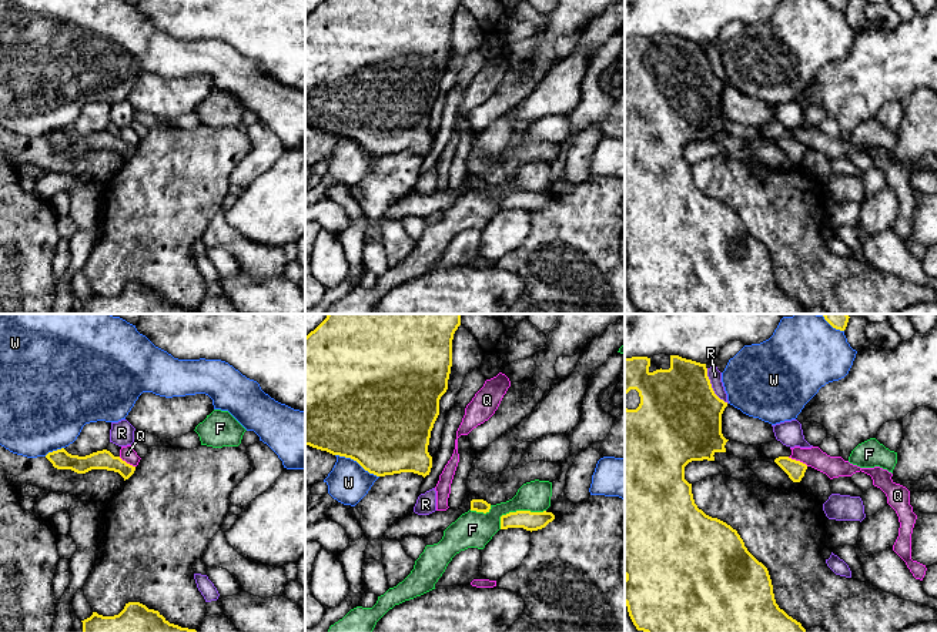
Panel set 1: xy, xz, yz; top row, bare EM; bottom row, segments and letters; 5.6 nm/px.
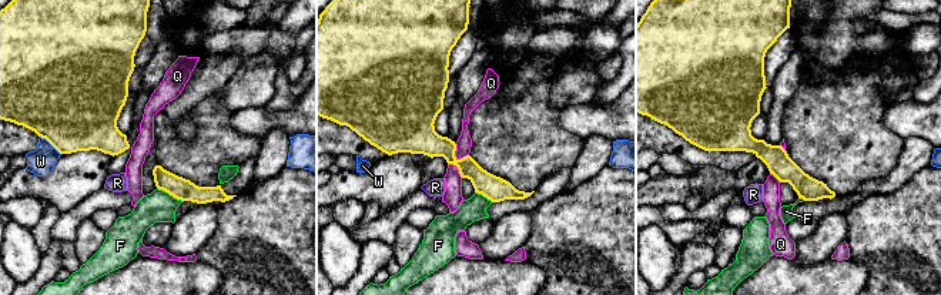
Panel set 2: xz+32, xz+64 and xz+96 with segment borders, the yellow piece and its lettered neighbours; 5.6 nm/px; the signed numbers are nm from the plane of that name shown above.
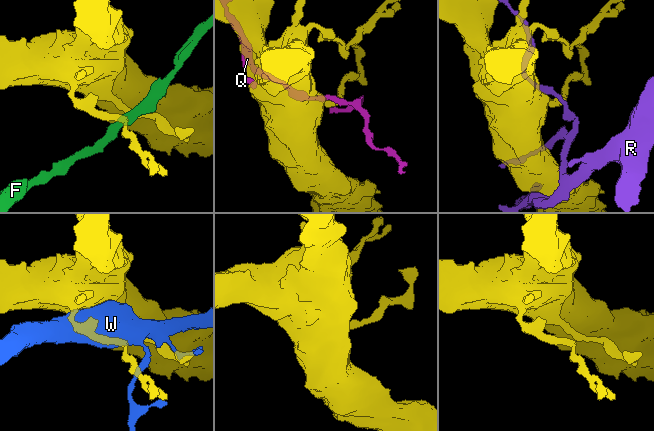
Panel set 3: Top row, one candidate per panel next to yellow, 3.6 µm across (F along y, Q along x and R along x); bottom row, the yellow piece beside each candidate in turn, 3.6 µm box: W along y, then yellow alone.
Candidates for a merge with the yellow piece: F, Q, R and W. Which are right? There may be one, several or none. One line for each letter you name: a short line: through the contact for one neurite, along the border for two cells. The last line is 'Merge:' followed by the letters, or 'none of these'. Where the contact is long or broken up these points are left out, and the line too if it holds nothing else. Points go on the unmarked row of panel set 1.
Merge: none of these

